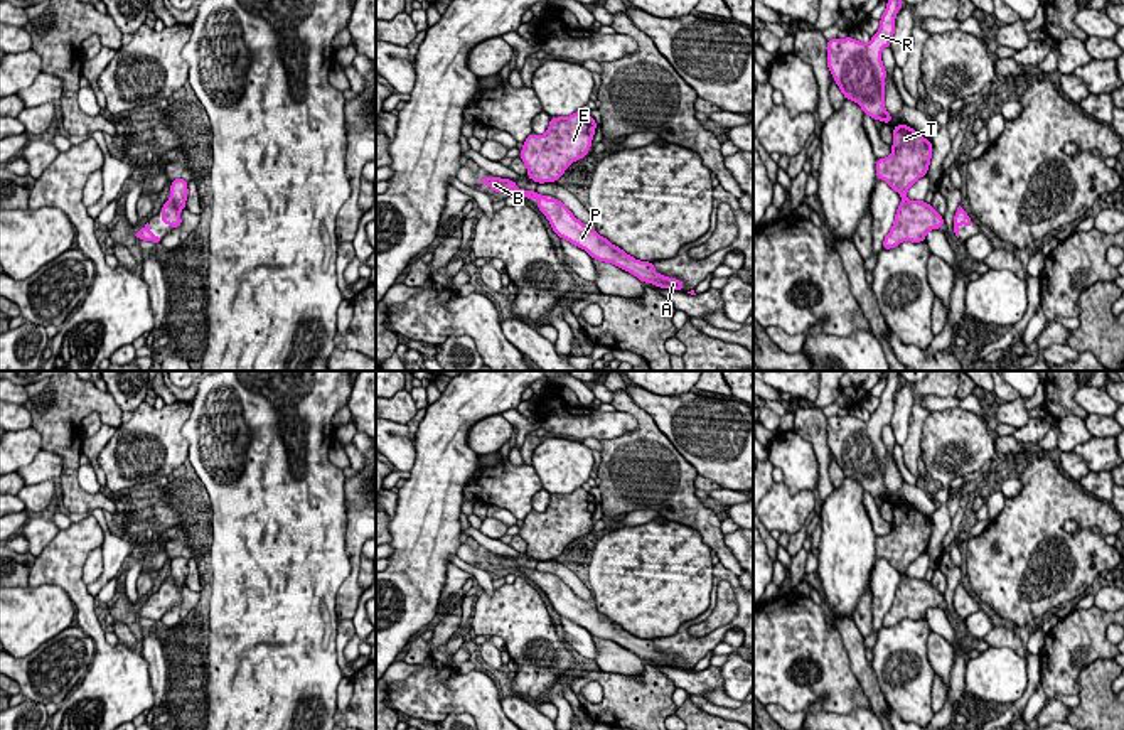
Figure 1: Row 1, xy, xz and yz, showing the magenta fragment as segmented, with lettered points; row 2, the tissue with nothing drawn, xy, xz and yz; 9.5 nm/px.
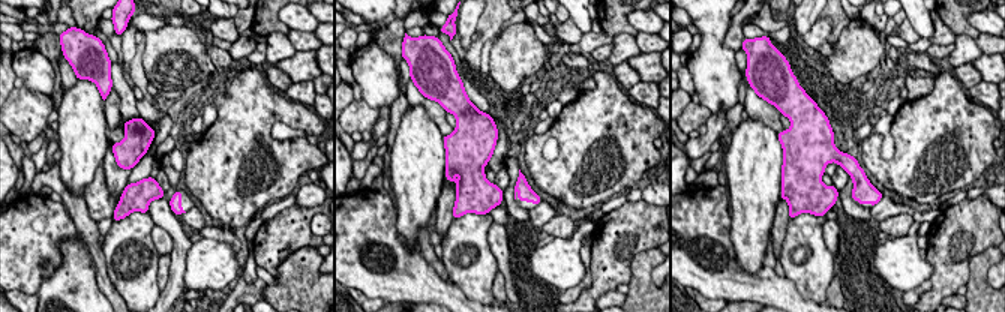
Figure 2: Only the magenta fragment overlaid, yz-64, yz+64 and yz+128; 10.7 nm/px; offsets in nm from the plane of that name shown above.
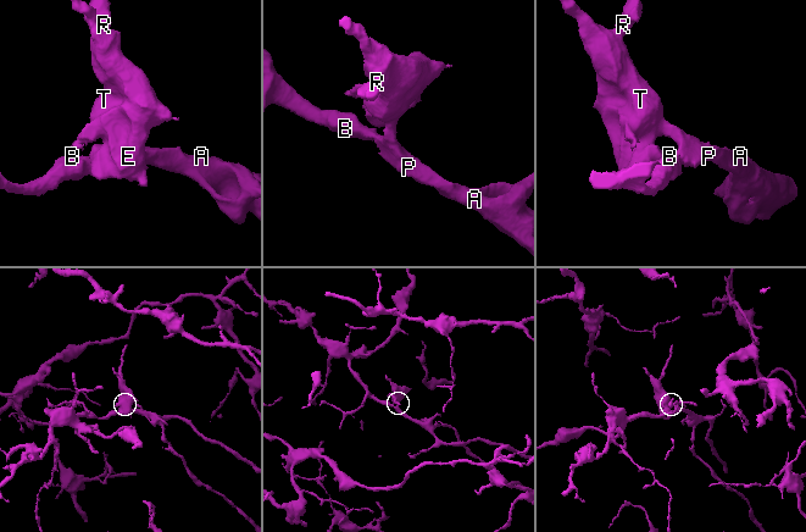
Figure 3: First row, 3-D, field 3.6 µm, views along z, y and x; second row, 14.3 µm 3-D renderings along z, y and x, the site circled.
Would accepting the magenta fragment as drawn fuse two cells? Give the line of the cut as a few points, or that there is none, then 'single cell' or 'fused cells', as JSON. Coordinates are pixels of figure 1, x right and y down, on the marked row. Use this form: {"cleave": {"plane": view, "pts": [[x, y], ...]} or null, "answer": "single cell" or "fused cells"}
{"cleave": null, "answer": "single cell"}

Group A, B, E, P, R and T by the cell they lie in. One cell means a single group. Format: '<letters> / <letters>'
A B E P R T

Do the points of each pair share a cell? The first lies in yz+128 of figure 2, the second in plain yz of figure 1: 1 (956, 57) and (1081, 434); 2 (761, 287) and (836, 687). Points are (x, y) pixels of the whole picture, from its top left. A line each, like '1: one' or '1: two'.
1: one
2: one

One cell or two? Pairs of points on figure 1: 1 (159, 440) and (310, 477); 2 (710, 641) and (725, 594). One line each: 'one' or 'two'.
1: two
2: two

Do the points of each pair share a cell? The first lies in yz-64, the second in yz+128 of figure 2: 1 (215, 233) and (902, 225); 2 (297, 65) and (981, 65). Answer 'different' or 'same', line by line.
1: same
2: same

